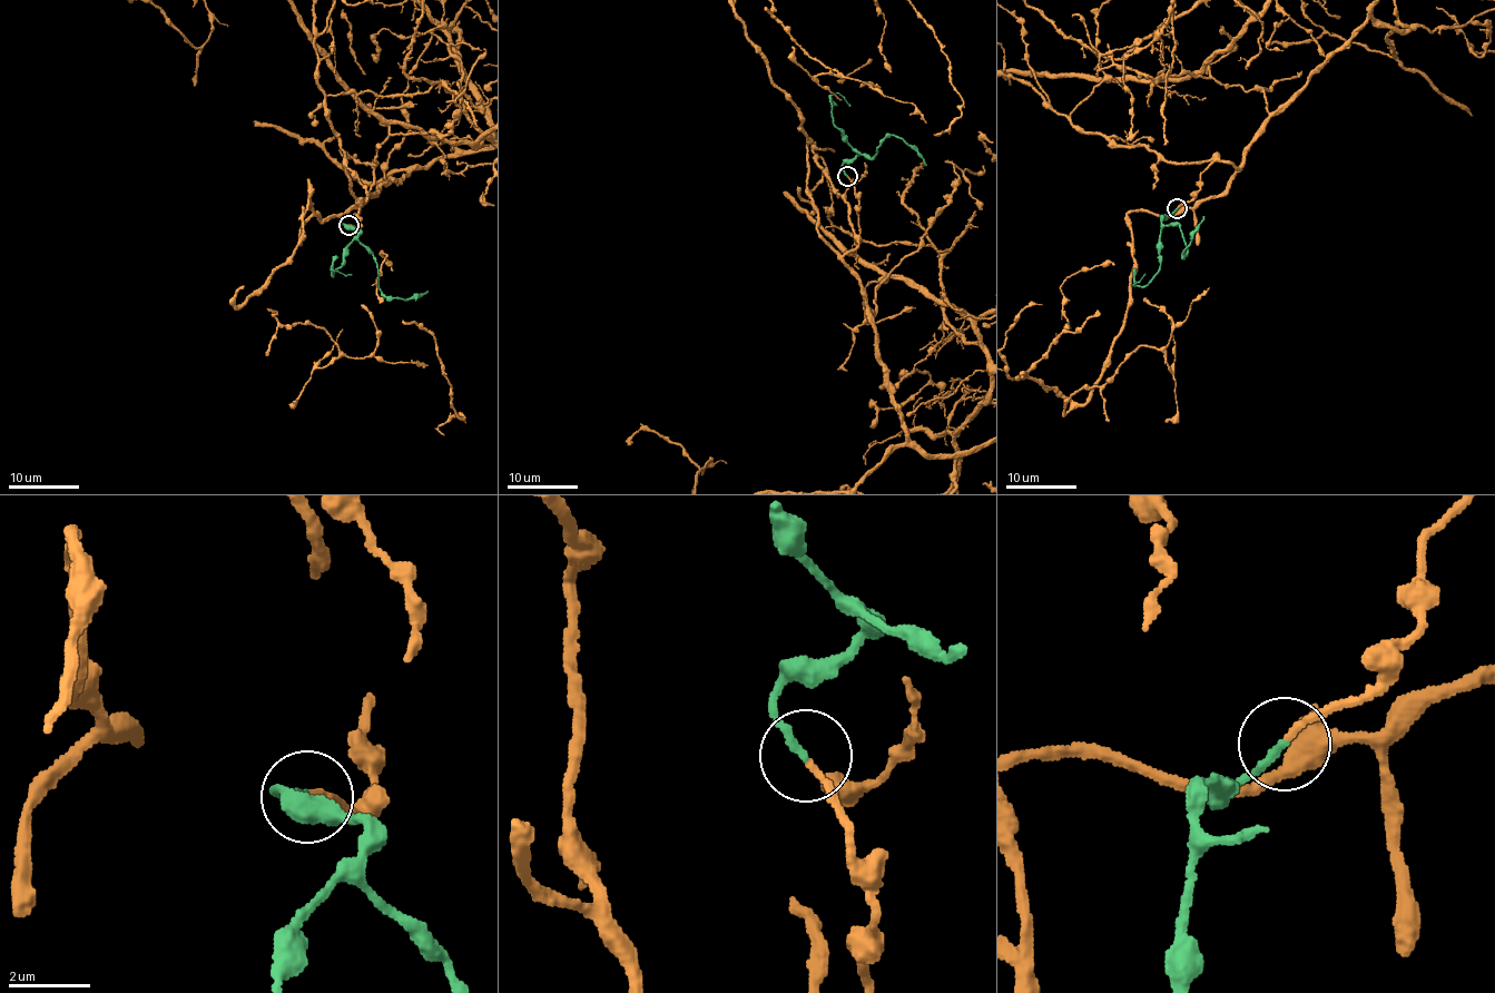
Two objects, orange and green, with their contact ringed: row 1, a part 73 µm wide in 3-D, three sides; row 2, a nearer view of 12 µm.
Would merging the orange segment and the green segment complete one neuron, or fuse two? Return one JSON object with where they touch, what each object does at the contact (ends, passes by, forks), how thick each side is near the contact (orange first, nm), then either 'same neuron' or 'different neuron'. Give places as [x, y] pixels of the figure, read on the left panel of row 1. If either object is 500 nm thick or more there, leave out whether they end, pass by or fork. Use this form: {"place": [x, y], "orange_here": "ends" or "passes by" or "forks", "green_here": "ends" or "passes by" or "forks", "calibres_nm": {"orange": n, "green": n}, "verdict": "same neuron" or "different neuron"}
{"place": [348, 225], "orange_here": "ends", "green_here": "ends", "calibres_nm": {"orange": 150, "green": 190}, "verdict": "same neuron"}

